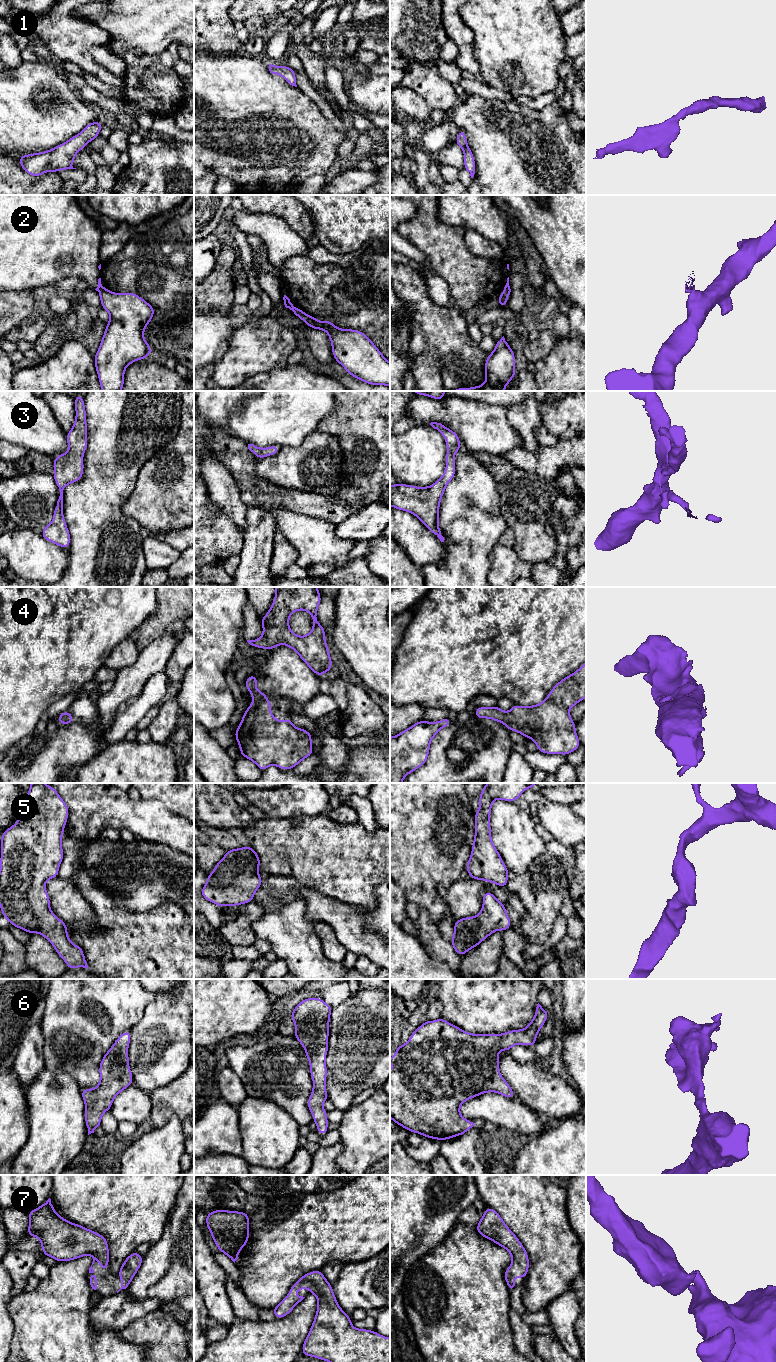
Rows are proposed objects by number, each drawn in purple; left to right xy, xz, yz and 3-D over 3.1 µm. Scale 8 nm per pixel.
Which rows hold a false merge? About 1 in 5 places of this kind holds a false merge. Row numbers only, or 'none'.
2

